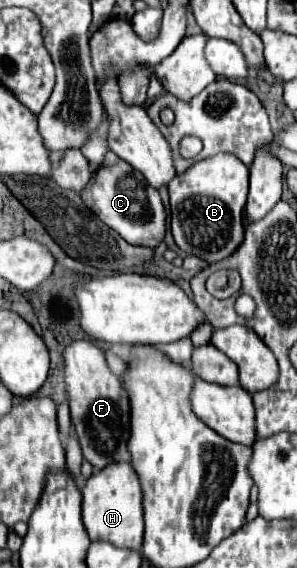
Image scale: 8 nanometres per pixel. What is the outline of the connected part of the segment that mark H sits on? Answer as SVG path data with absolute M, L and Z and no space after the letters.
M115 463L107 465L107 469L95 471L85 487L83 493L83 525L91 541L107 541L115 547L141 551L141 527L143 527L143 495L141 485L135 477L135 471L129 463Z

